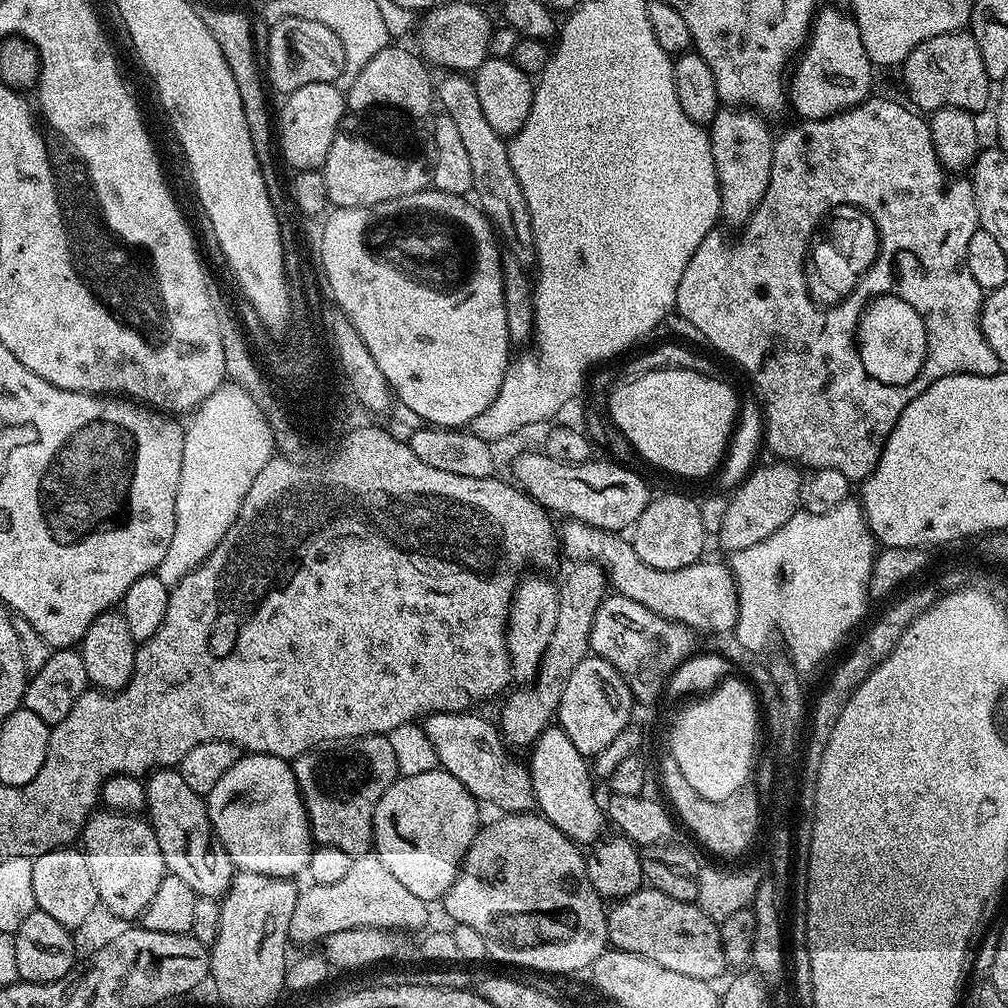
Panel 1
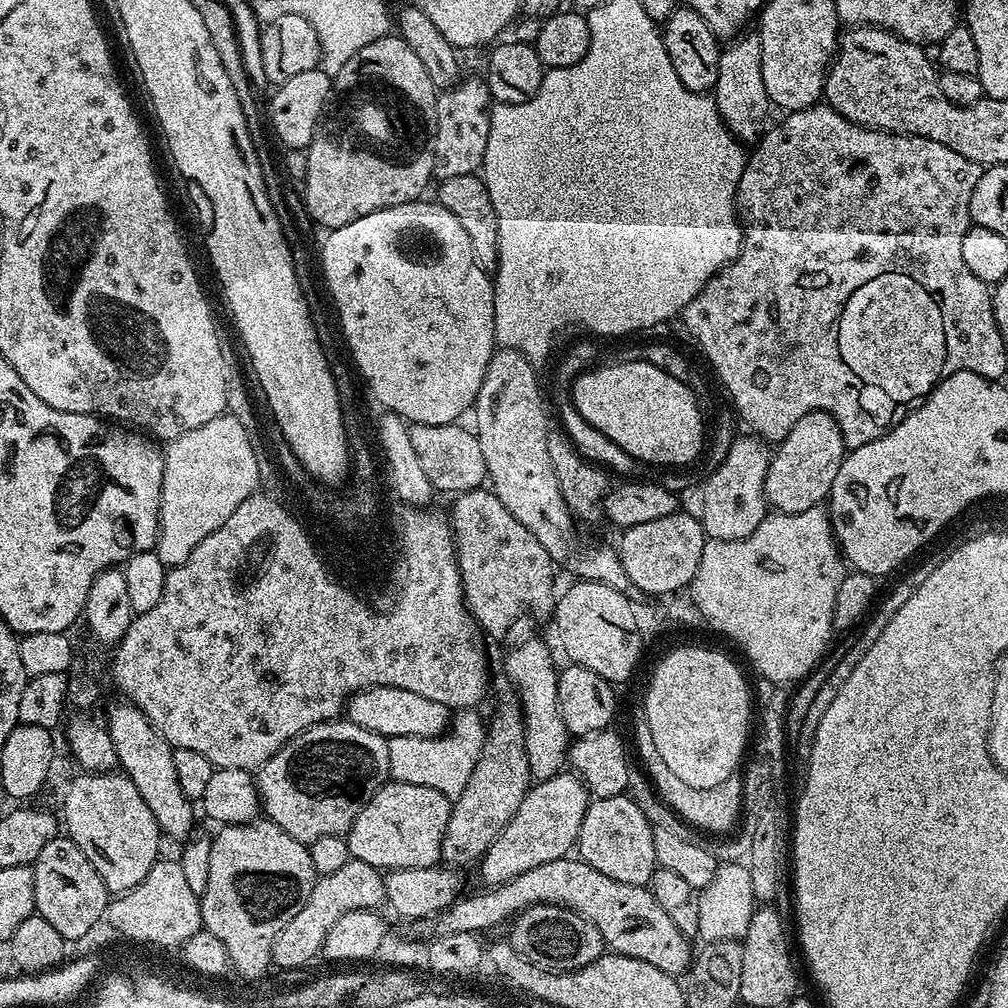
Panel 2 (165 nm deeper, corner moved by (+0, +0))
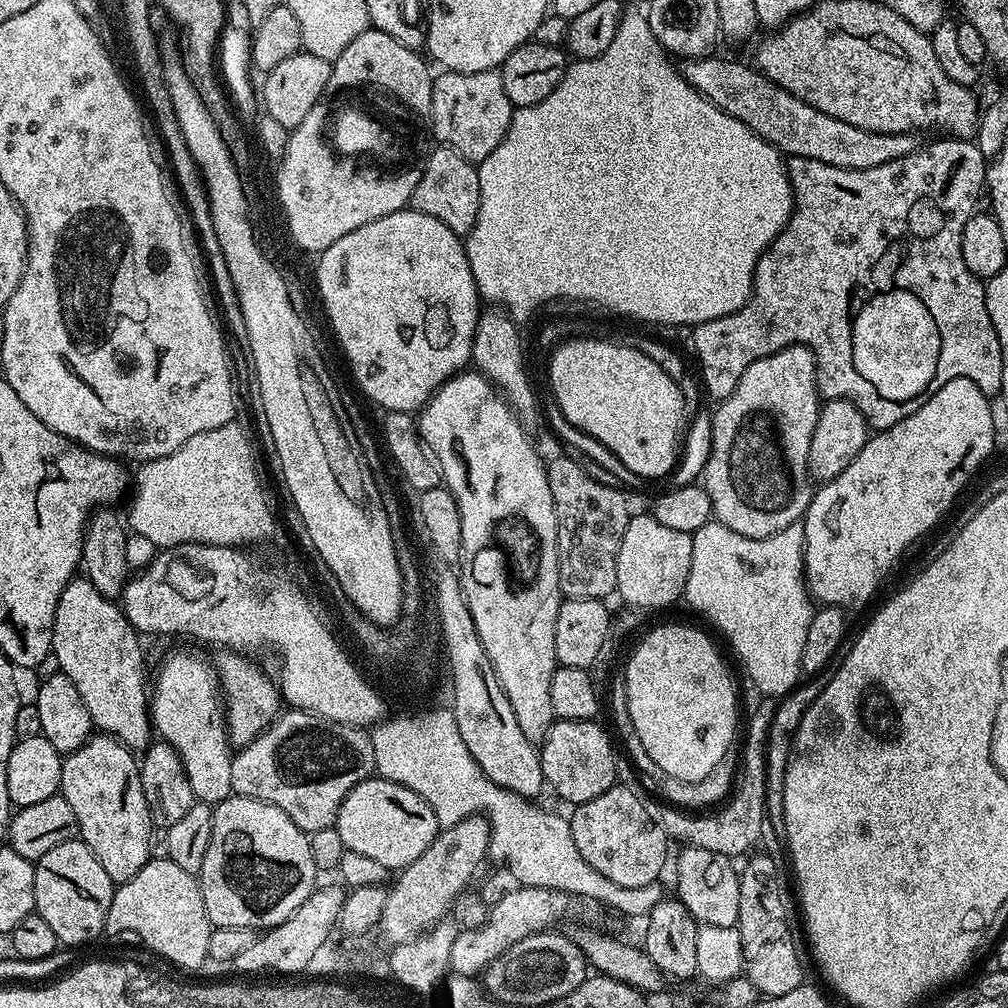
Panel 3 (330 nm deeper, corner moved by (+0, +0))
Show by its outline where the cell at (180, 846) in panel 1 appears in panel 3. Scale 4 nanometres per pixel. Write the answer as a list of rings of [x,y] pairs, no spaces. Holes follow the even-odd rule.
[[[74,578],[62,590],[52,623],[52,656],[57,669],[74,682],[86,710],[90,710],[93,725],[103,735],[112,736],[118,743],[133,750],[143,750],[153,743],[154,729],[150,711],[150,692],[144,688],[144,648],[140,645],[141,633],[137,632],[124,616],[124,609],[116,600],[108,600],[87,578]]]

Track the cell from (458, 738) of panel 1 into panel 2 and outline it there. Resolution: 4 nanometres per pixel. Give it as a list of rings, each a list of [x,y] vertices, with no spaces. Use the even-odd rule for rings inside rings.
[[[378,686],[357,692],[346,705],[346,716],[352,723],[361,724],[366,730],[385,738],[442,736],[450,727],[450,710],[442,706],[442,702],[430,702],[430,698],[422,698],[422,694],[410,694],[410,690],[398,690],[394,686]]]

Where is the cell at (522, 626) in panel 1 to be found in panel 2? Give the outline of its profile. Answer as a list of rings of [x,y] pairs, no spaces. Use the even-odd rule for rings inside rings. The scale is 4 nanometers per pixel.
[[[481,486],[461,492],[455,497],[450,512],[450,524],[454,529],[454,543],[460,565],[460,581],[464,583],[464,603],[468,605],[468,613],[478,625],[479,631],[492,640],[504,640],[507,636],[528,638],[533,635],[532,627],[536,620],[544,620],[553,615],[558,599],[556,584],[557,565],[552,555],[544,549],[542,542],[502,506],[496,493]]]

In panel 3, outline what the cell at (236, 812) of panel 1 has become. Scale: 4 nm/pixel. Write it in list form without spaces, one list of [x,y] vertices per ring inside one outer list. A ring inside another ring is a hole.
[[[172,652],[160,664],[156,672],[156,685],[150,688],[150,711],[152,727],[159,739],[165,740],[178,754],[186,778],[197,794],[202,794],[205,804],[220,804],[227,796],[233,795],[230,786],[230,766],[233,749],[230,747],[228,729],[224,719],[224,701],[220,694],[220,680],[211,659],[199,656],[196,652]]]

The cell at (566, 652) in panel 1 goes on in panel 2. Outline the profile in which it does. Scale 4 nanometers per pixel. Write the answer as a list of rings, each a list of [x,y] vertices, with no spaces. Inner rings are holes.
[[[515,699],[508,700],[496,708],[496,717],[487,725],[484,745],[480,748],[480,757],[474,766],[474,774],[470,774],[470,782],[466,782],[466,790],[451,801],[450,818],[446,822],[446,834],[440,847],[443,863],[448,866],[461,866],[479,861],[488,847],[502,834],[502,830],[514,818],[514,810],[522,806],[522,798],[526,798],[528,789],[533,783],[530,762],[526,758],[526,734],[524,733],[524,709]]]

